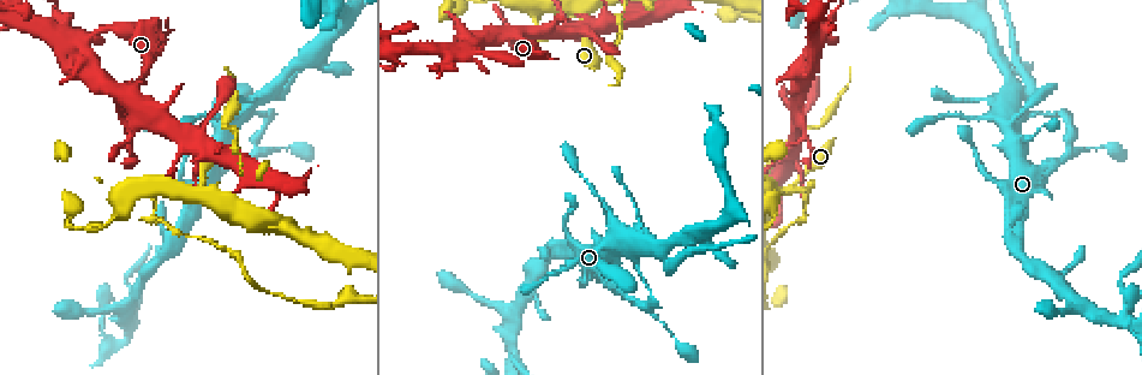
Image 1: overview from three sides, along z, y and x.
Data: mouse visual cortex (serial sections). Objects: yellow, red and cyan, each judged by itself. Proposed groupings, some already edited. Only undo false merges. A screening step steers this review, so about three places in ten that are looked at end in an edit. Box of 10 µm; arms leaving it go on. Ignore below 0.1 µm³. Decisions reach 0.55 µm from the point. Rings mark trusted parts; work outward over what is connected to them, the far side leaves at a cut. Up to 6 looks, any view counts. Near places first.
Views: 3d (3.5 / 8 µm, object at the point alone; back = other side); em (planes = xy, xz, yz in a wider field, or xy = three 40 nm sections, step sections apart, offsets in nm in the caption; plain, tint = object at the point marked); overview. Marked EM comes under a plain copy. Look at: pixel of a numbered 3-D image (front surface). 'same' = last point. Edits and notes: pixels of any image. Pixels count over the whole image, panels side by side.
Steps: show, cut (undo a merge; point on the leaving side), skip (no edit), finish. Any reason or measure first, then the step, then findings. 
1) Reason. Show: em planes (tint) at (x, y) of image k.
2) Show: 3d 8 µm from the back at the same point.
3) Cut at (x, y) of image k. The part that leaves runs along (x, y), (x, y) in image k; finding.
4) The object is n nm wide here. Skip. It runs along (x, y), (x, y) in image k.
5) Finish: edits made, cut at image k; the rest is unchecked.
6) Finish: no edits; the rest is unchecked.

Sudden change in width. Show: 3d 3.5 µm at (537, 24) of image 1.

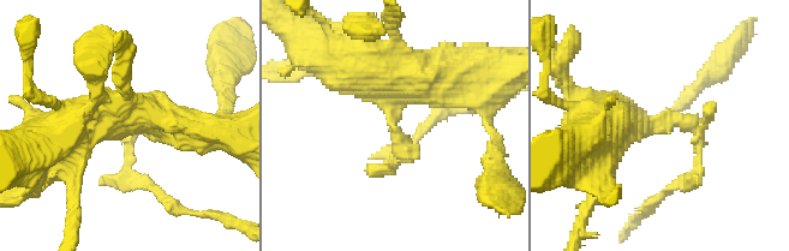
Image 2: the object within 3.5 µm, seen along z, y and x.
Show: em xy step 2 (tint) at (664, 123) of image 2.

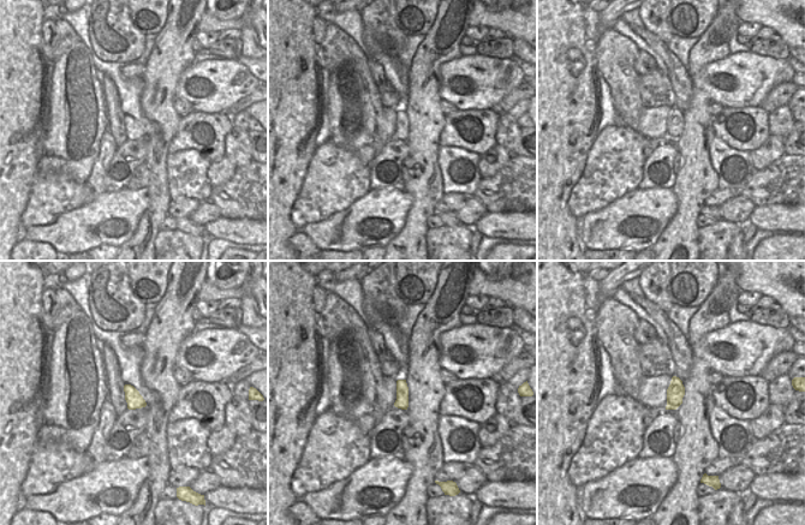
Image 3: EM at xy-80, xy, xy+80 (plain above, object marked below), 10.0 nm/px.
Skip. It runs along (611, 114), (688, 121), (694, 173) in image 2; all the same cell.

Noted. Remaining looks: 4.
Calibre changes. Show: 3d 3.5 µm at (59, 23) of image 1.

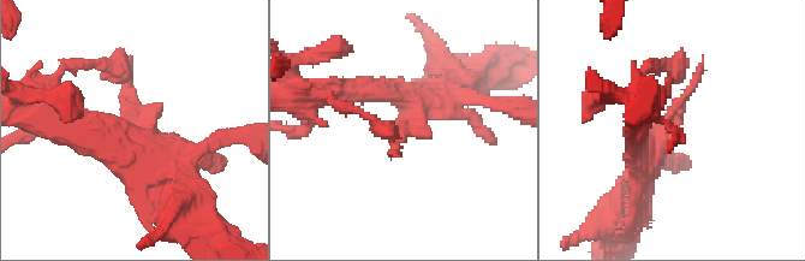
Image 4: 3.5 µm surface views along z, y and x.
Show: em xy step 1 (tint) at (138, 125) of image 4.

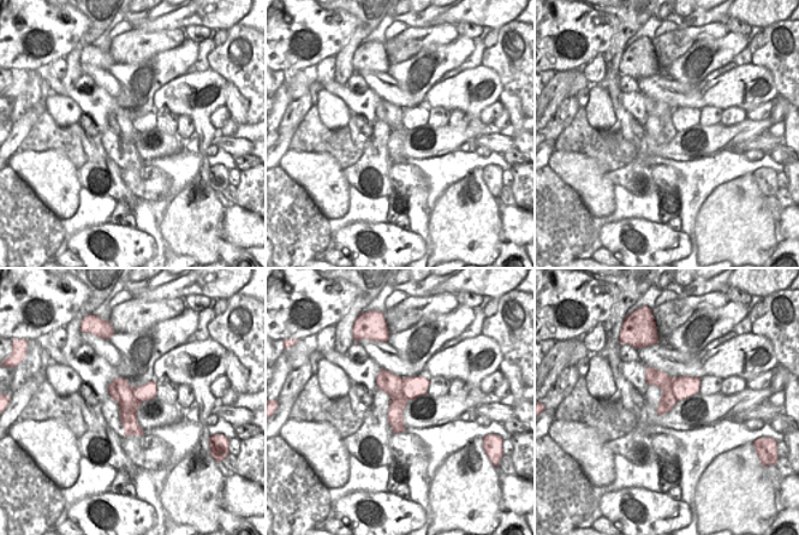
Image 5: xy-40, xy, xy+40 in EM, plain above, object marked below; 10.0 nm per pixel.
Skip. It runs along (642, 168), (699, 76) in image 4; one cell here.

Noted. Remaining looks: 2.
Two arms at a narrow angle. Show: 3d 3.5 µm at (1005, 64) of image 1.

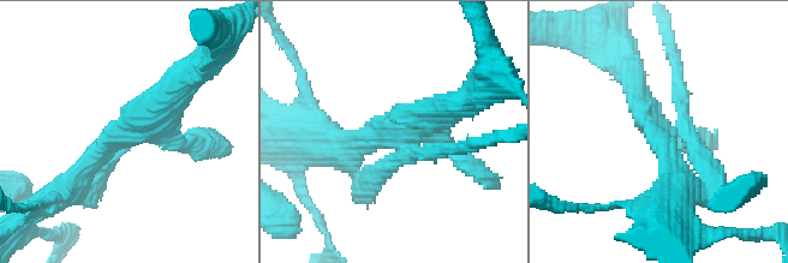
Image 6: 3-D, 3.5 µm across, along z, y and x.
Show: em xy step 2 (tint) at (403, 127) of image 6.

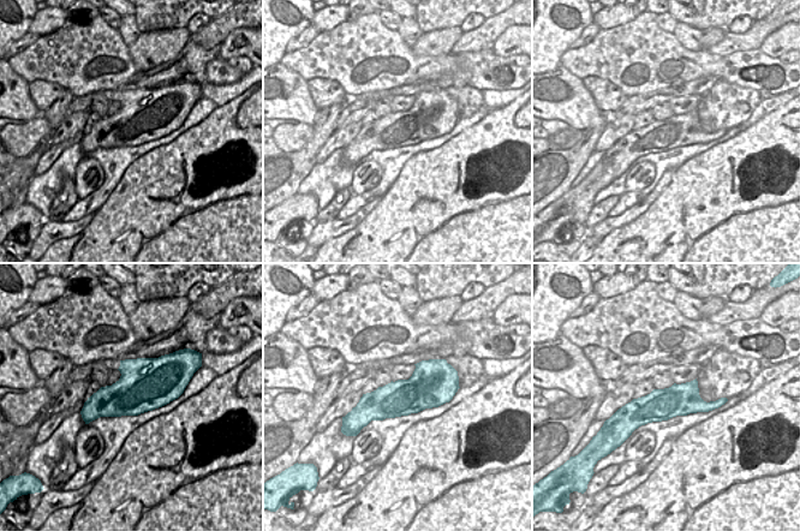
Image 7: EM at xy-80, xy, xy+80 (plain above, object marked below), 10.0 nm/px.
Cut at (681, 87) of image 6. The part that leaves runs along (679, 127), (667, 40) in image 6; two cells meet here.

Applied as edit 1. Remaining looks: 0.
Finish: edits made, cut at image 6; the rest is unchecked.

